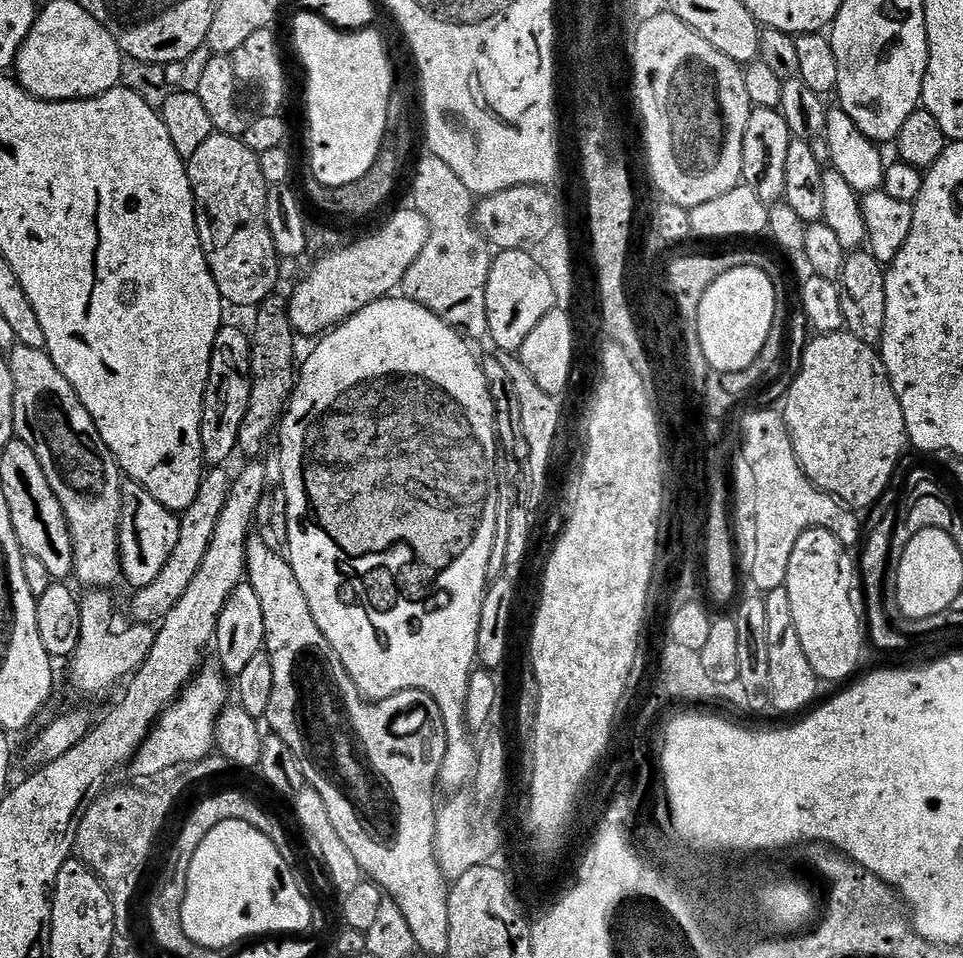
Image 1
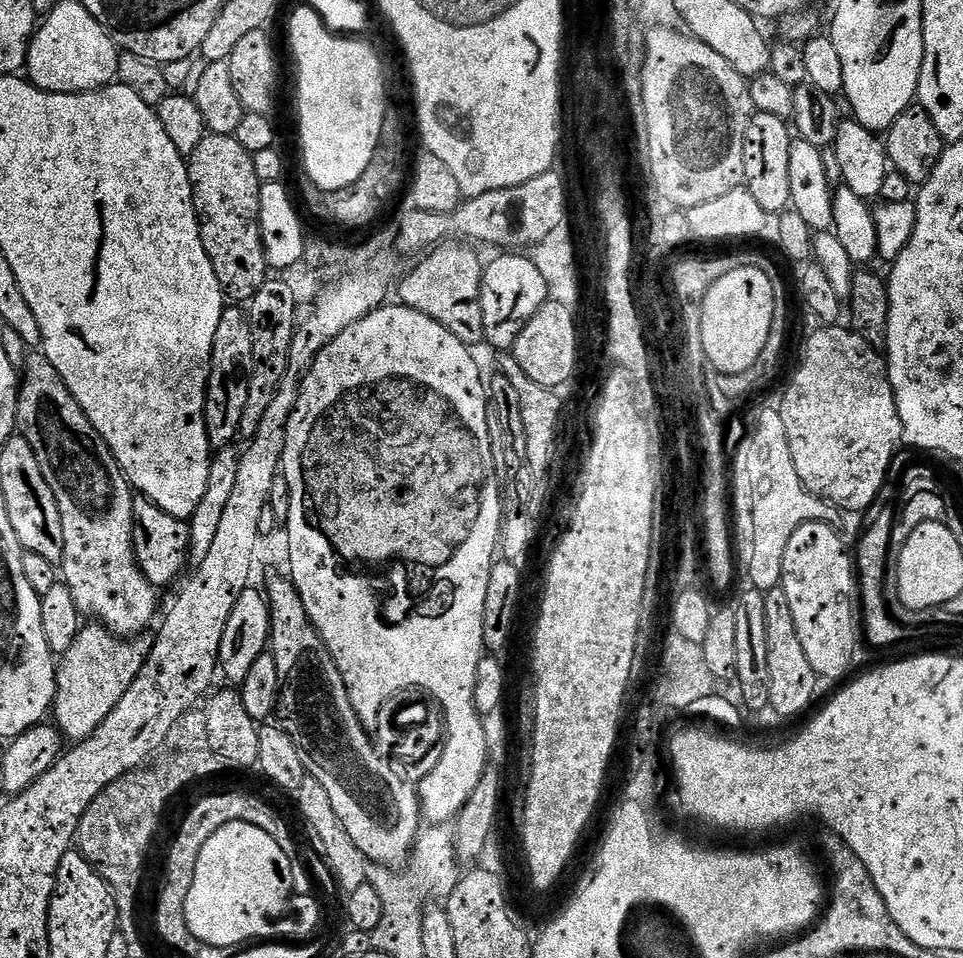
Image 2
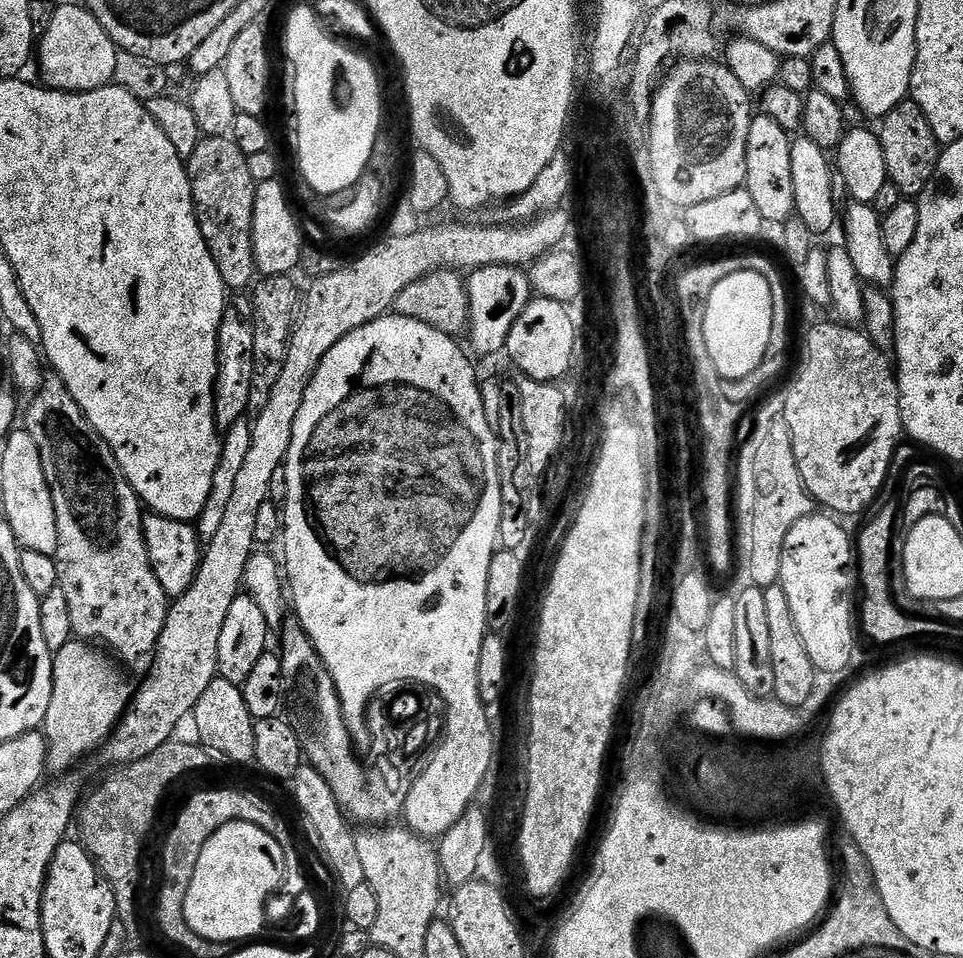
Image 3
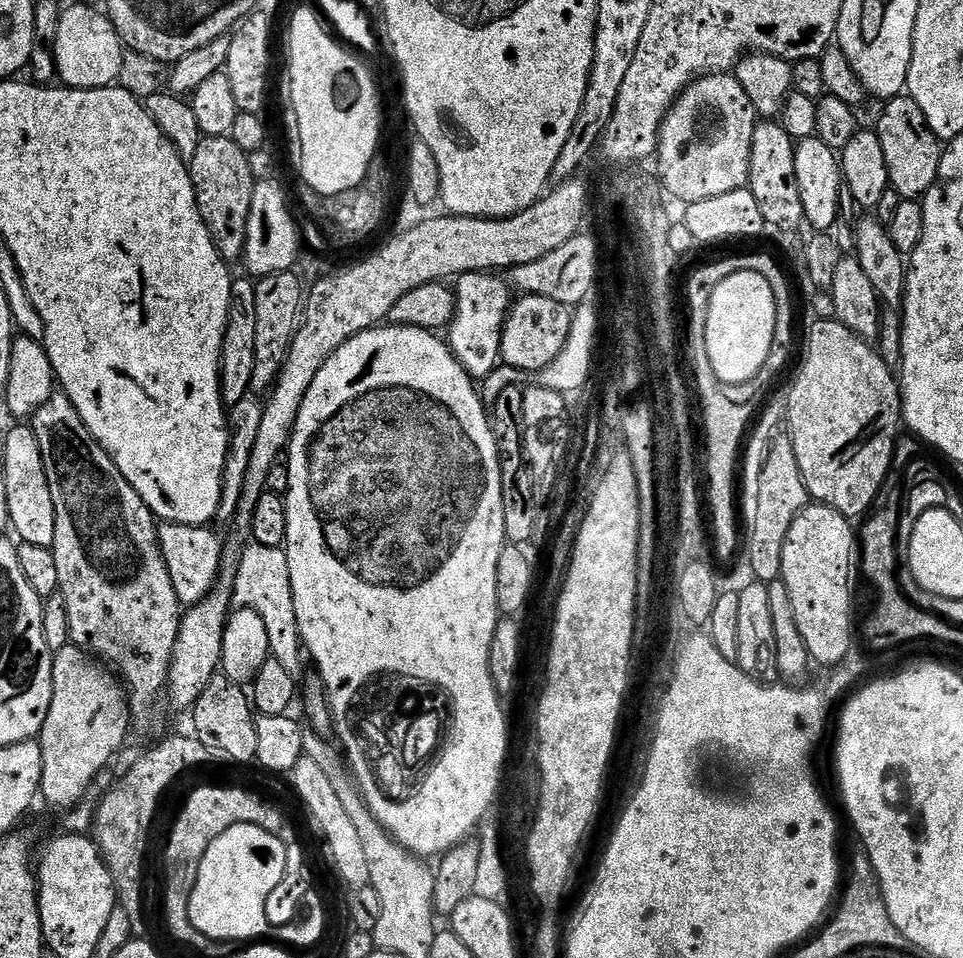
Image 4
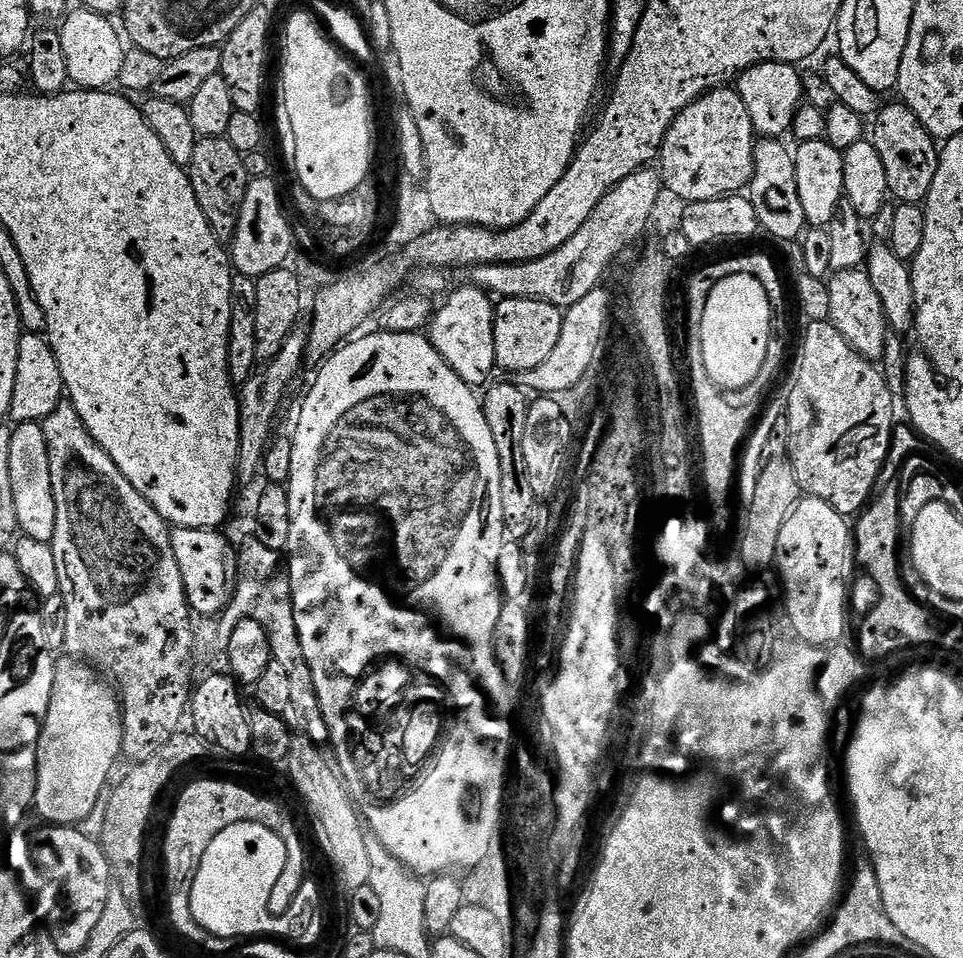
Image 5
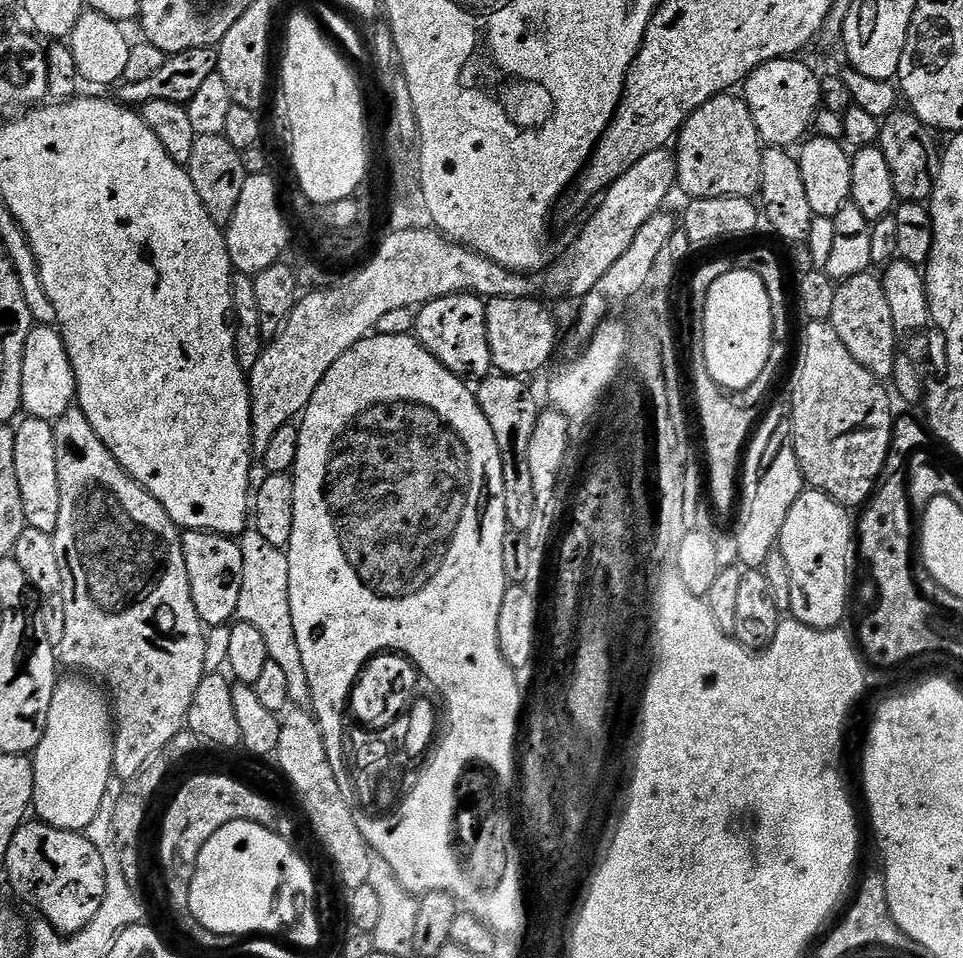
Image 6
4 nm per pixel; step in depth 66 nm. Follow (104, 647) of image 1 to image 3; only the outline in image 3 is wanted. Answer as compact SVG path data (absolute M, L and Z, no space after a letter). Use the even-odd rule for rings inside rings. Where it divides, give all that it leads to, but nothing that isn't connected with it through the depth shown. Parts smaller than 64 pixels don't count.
M73 638L53 655L50 706L42 725L44 740L48 743L49 773L71 773L83 756L107 744L132 703L134 688L124 677L125 669L107 651L99 650L104 651Z

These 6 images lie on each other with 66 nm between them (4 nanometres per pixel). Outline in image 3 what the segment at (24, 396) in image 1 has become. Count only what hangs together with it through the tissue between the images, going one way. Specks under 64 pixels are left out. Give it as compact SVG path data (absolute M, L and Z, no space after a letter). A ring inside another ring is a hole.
M45 375L42 386L27 404L28 413L23 413L22 424L24 422L23 427L30 438L34 438L34 446L38 446L42 470L46 474L46 482L50 486L54 502L58 530L58 550L55 557L59 588L62 594L66 594L66 602L70 606L72 631L85 642L109 644L104 646L111 649L129 669L132 667L139 674L147 673L152 667L156 644L166 626L170 597L166 590L162 590L162 582L158 582L158 576L154 574L148 557L144 537L145 513L140 512L142 501L118 466L110 446L90 426L60 376Z

